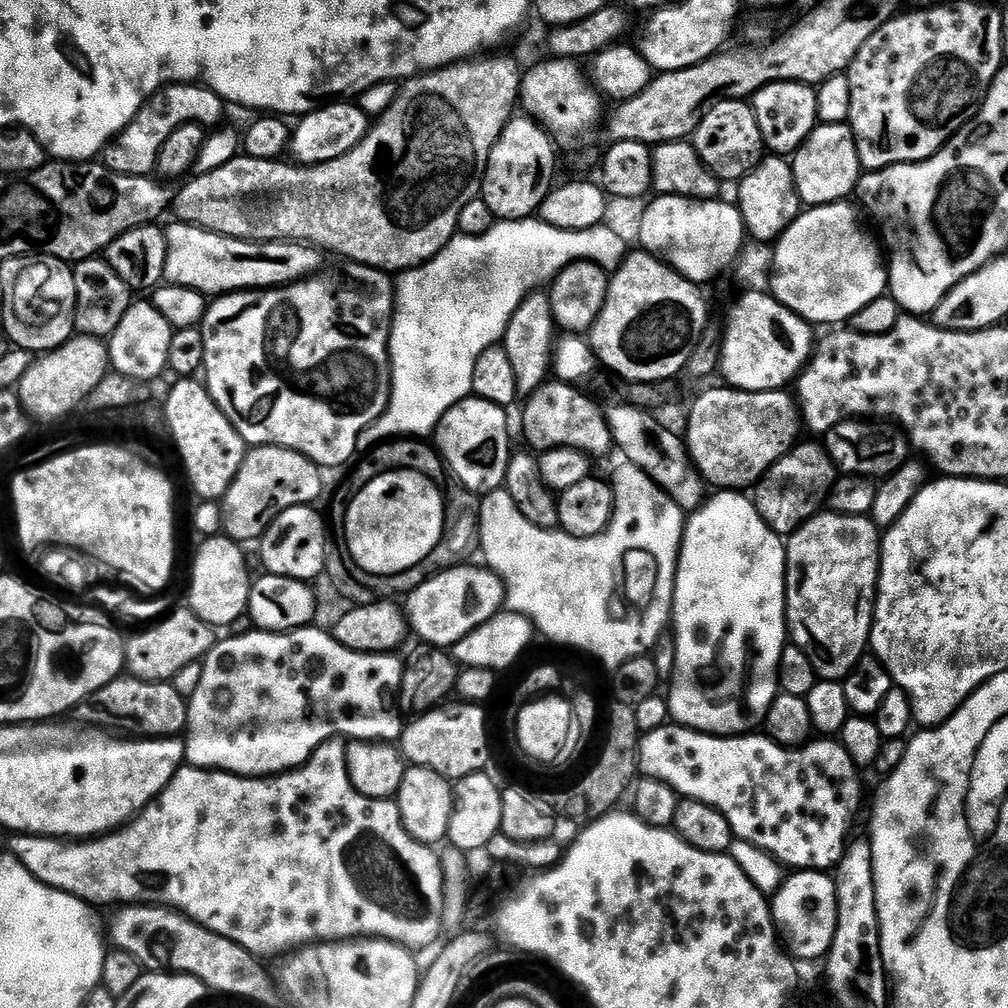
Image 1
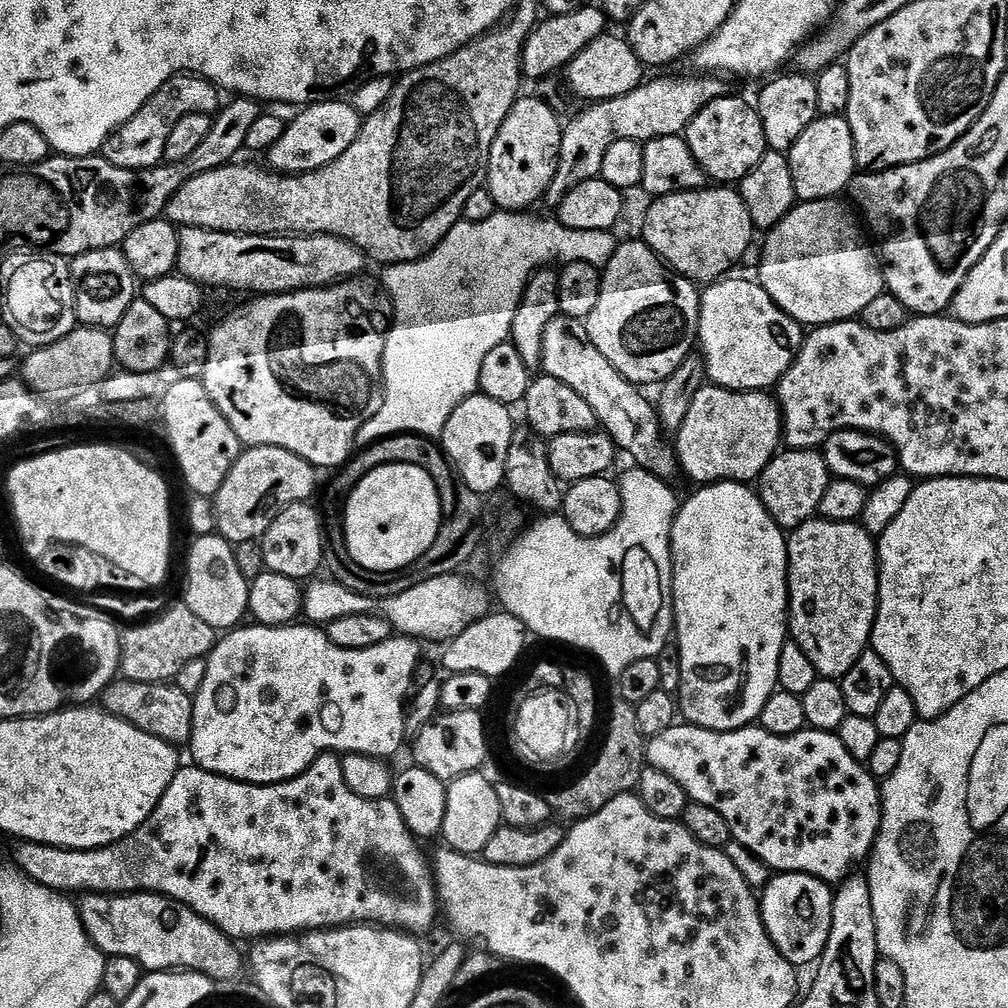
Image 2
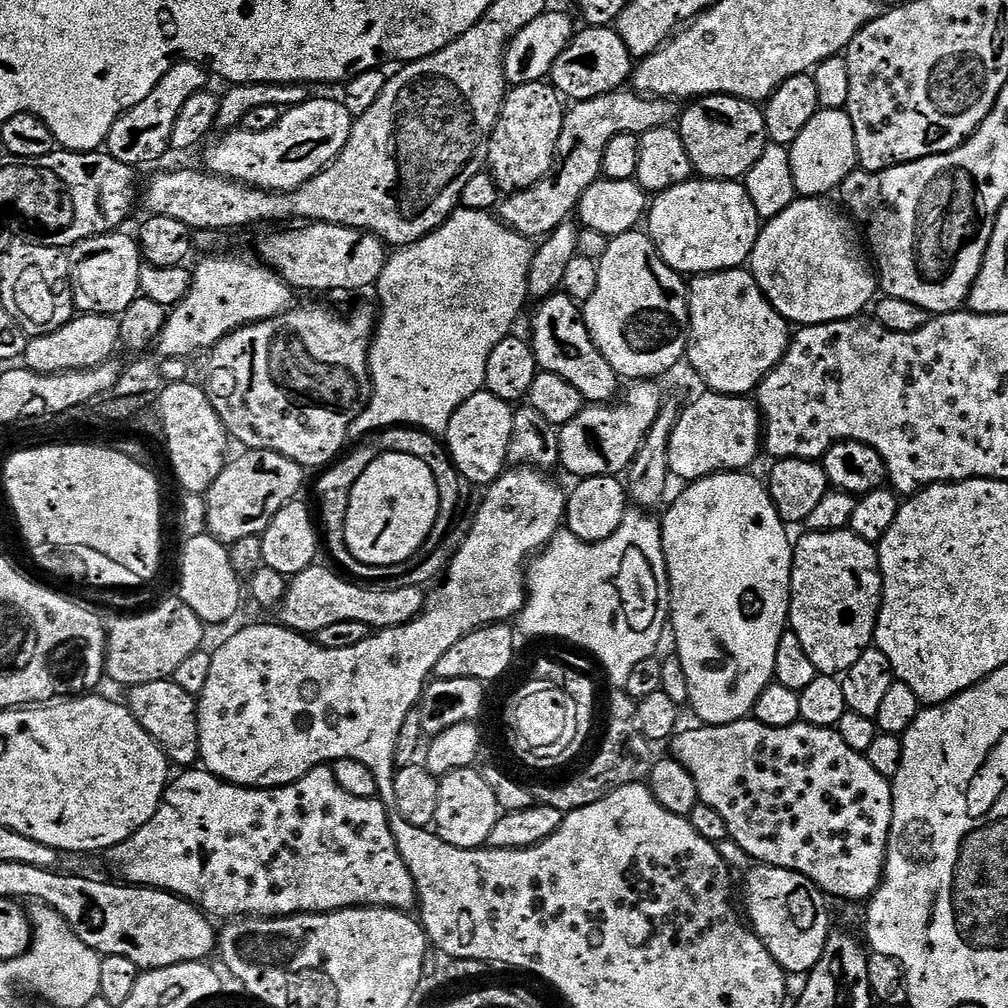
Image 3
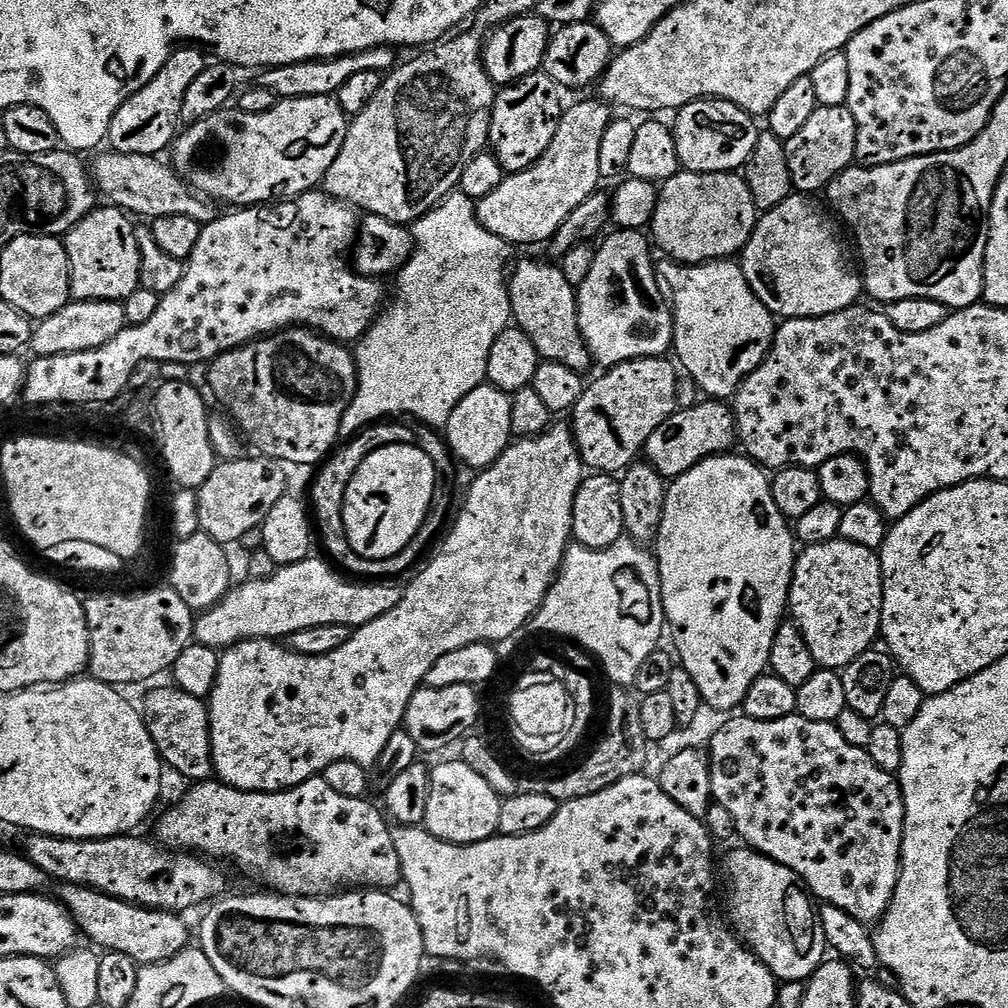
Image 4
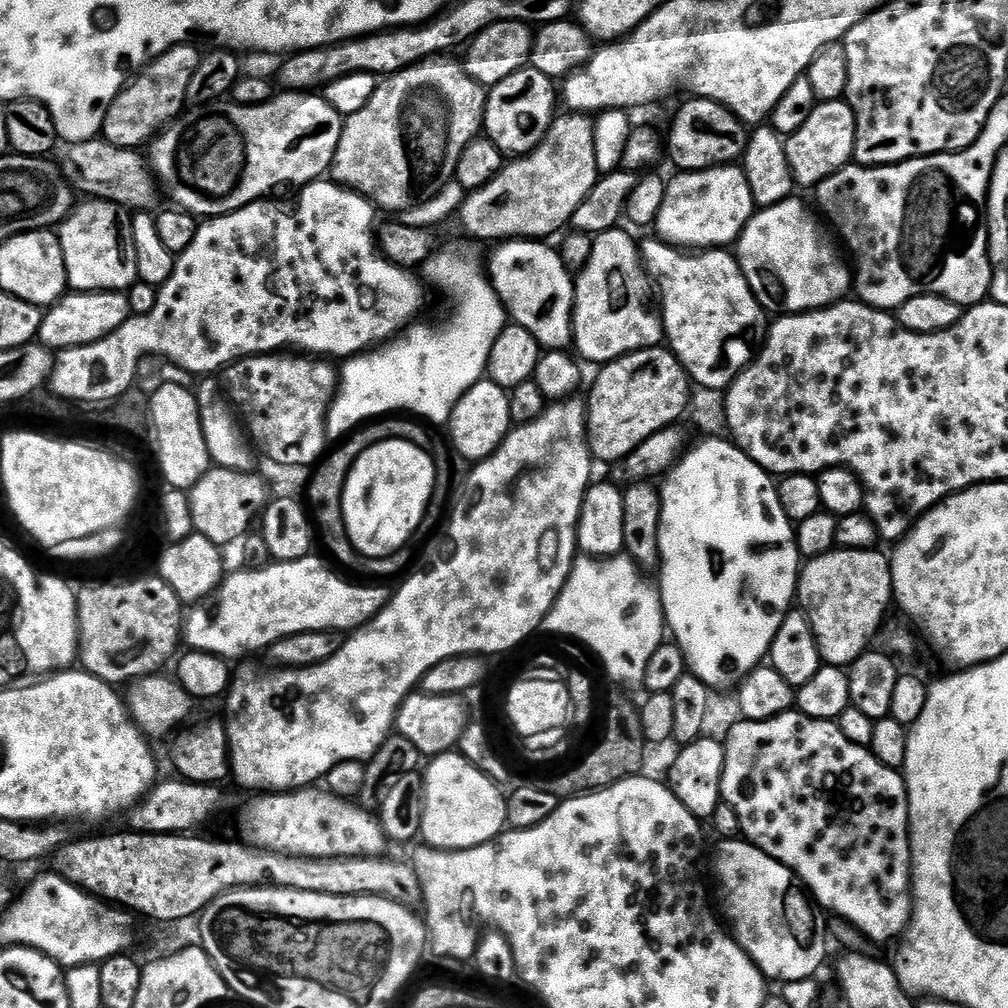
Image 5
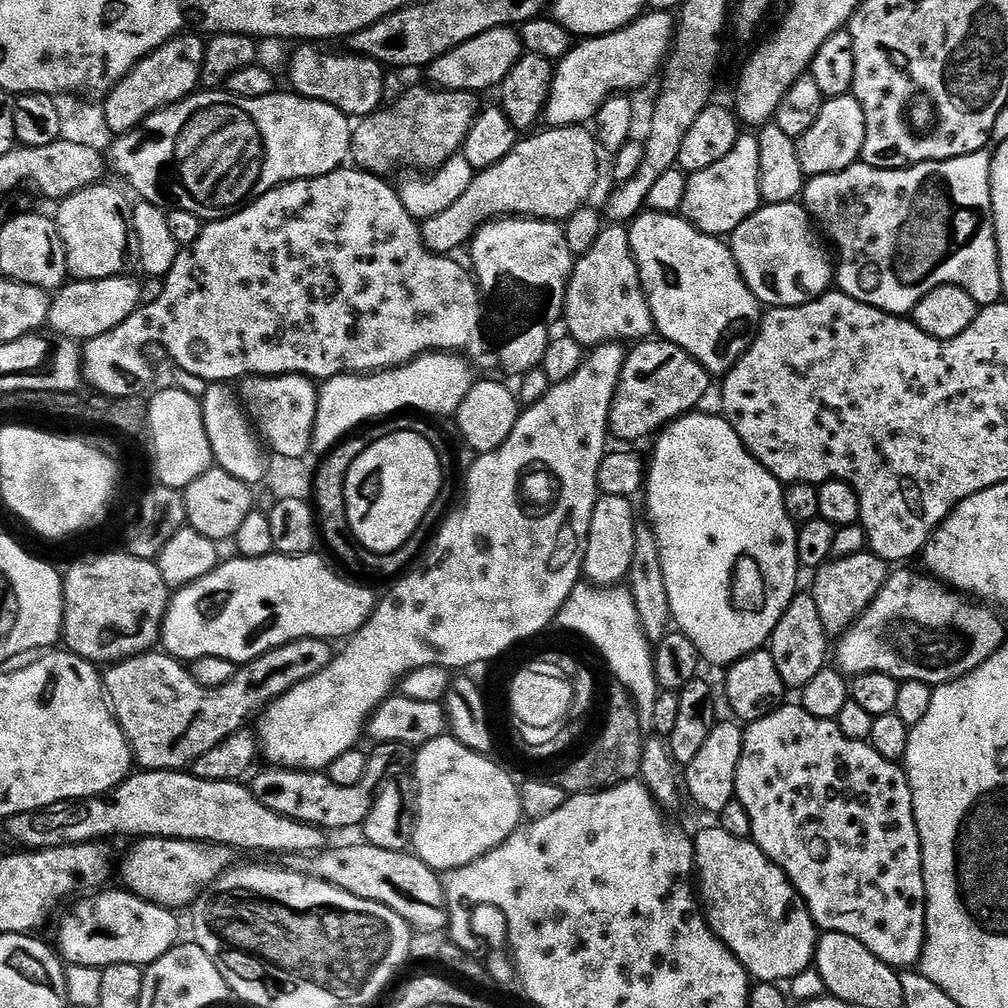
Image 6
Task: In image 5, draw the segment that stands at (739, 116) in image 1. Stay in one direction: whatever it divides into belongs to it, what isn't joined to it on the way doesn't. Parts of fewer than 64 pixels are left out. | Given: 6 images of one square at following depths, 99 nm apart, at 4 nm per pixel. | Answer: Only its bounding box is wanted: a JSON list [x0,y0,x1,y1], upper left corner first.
[668,98,747,172]

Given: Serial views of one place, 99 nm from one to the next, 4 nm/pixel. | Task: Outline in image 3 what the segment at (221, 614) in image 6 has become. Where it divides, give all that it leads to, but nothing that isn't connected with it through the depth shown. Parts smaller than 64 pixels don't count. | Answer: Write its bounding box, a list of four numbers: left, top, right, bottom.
[278,566,426,634]

